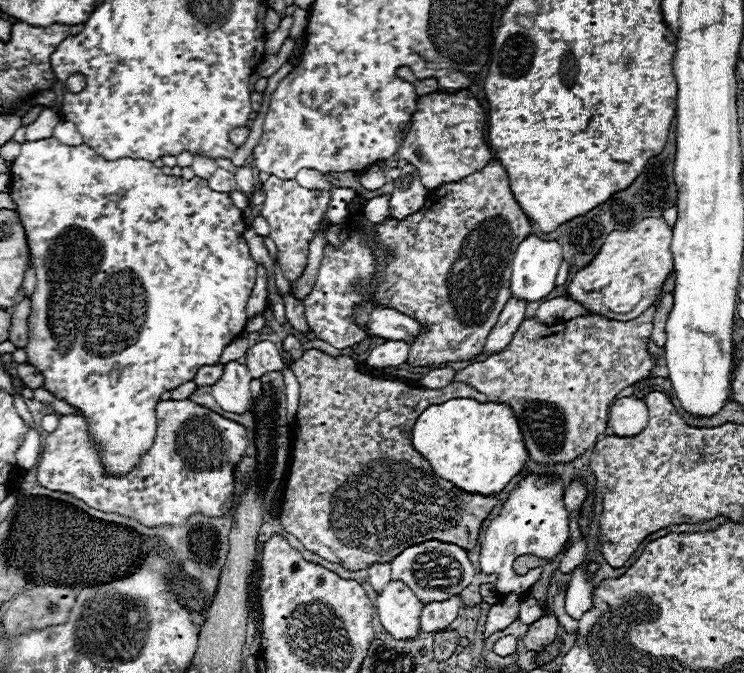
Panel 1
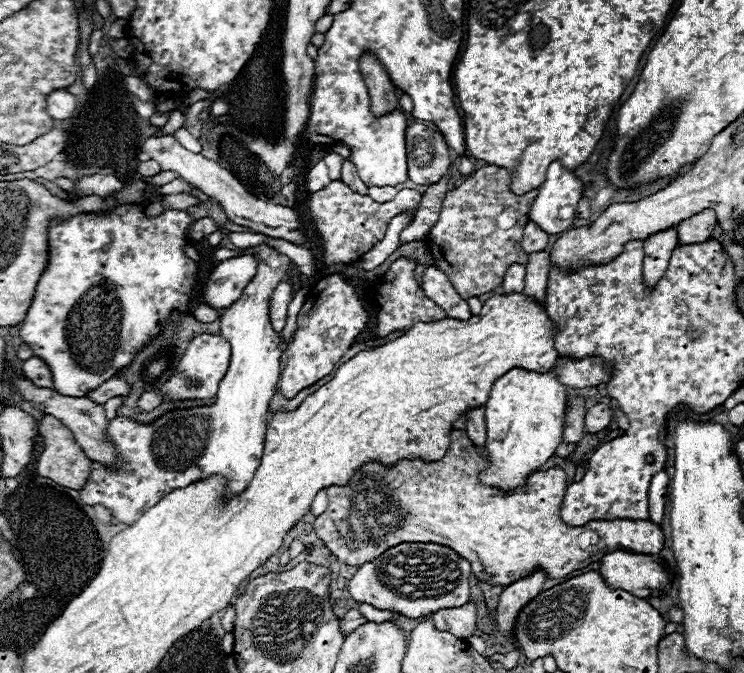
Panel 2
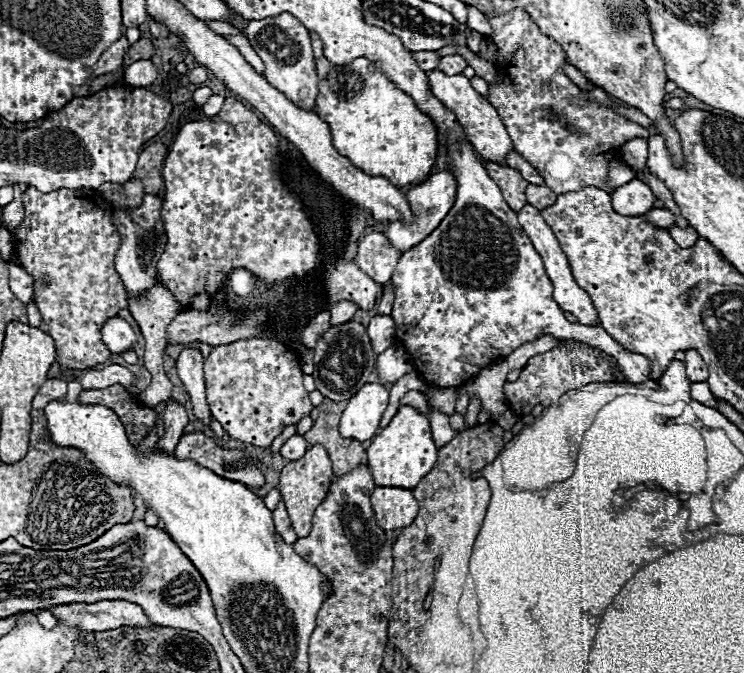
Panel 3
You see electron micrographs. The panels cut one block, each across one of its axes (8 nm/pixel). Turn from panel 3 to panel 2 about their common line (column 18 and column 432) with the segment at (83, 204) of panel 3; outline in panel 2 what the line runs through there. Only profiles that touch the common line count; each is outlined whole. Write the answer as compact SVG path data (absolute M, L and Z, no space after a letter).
M494 164L474 170L458 188L446 192L438 222L428 232L428 250L434 266L438 266L456 292L468 300L486 294L502 284L510 264L526 264L528 254L522 252L522 232L528 222L528 212L538 196L538 190L516 196L508 190L510 174Z

